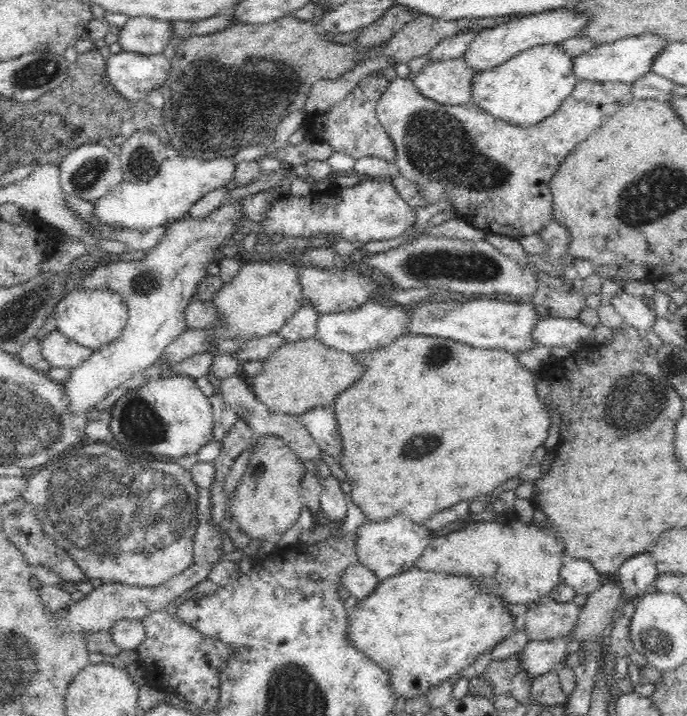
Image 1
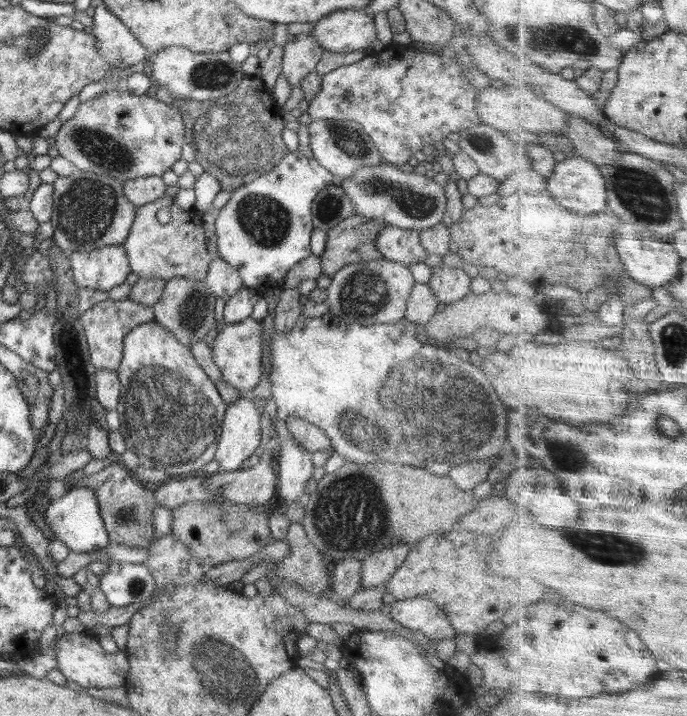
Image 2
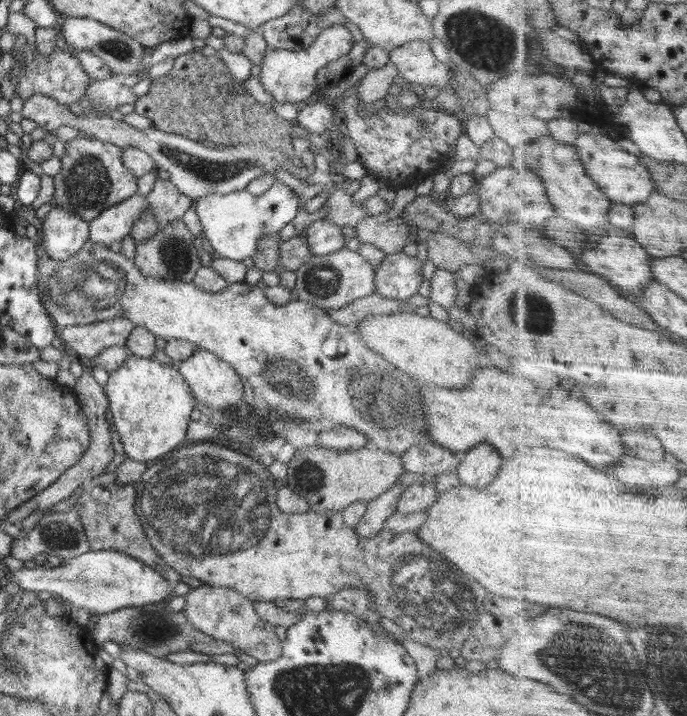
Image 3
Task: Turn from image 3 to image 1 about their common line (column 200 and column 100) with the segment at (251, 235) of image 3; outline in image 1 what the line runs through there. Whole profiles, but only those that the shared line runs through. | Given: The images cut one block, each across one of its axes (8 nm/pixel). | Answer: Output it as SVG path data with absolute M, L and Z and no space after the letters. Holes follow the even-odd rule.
M173 153L162 162L156 176L150 180L122 181L108 194L93 202L93 218L103 226L117 230L137 230L142 232L155 226L167 226L182 219L195 202L207 192L222 186L229 186L235 171L234 158L198 159Z

